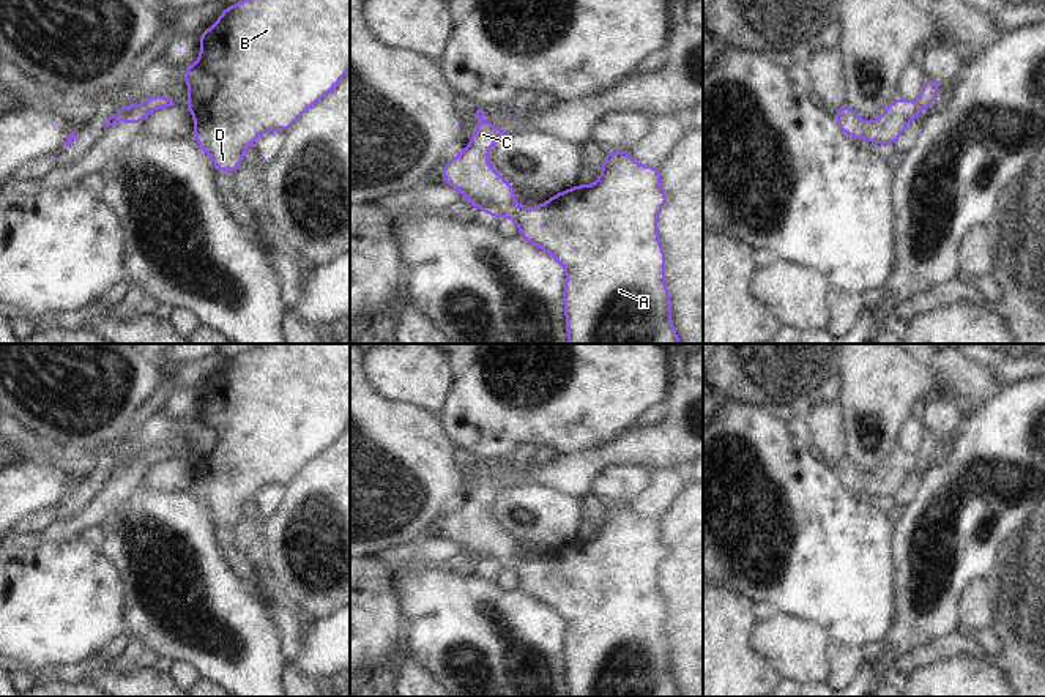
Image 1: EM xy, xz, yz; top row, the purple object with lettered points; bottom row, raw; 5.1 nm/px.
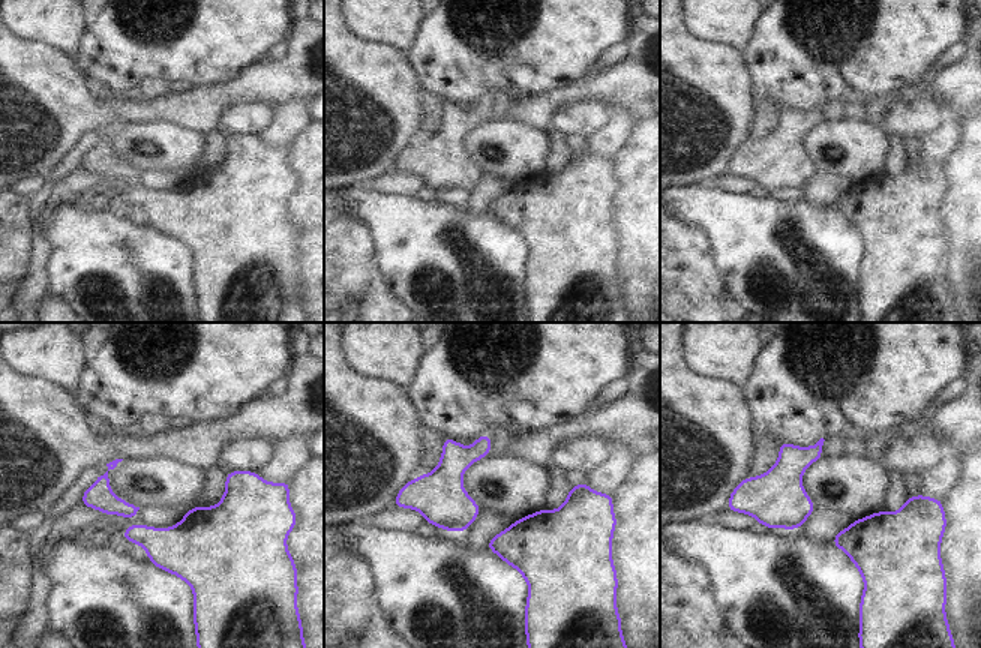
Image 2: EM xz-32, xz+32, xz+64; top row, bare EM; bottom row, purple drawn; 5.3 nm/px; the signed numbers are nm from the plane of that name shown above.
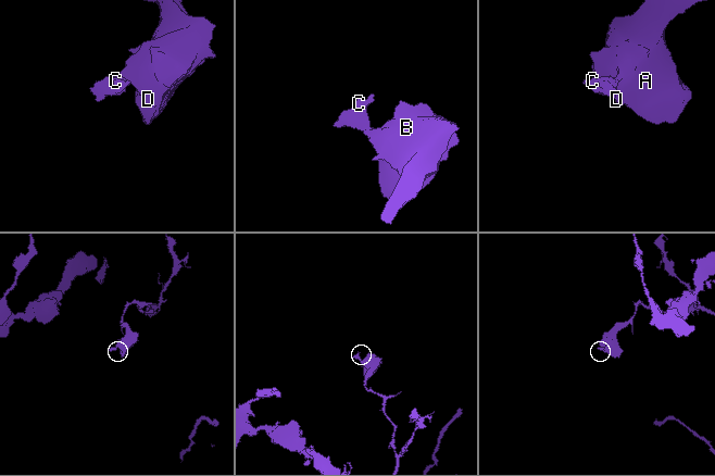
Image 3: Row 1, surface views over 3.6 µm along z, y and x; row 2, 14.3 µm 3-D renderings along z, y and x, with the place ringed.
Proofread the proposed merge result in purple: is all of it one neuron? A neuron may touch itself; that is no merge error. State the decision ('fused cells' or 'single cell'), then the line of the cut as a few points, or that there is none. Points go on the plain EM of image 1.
single cell; no cut

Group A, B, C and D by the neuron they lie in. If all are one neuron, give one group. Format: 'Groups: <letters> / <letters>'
Groups: A B C D.

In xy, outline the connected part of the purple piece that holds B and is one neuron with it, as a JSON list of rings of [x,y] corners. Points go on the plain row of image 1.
[[[257,344],[225,360],[219,372],[199,386],[200,408],[180,427],[188,435],[183,457],[194,472],[194,494],[211,509],[218,525],[235,527],[251,497],[266,484],[282,484],[325,451],[350,423],[350,344]]]

